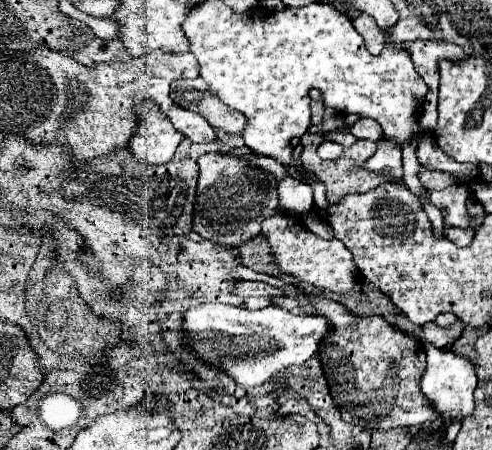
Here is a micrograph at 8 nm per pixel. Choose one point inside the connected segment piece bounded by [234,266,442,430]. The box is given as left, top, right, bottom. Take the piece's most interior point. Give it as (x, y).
(374, 372)

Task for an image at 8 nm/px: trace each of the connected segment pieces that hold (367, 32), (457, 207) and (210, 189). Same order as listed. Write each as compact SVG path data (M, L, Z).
M360 14L356 20L352 20L352 24L358 30L358 34L364 38L366 50L370 54L380 54L384 48L384 36L382 36L382 30L378 28L378 24L368 14Z
M456 182L450 188L444 188L440 192L430 192L430 202L440 208L444 214L444 222L458 228L474 228L474 222L470 220L466 212L466 198L470 196L468 186L464 182Z
M220 152L204 154L200 156L198 164L200 178L194 204L194 230L202 238L236 248L258 236L262 220L266 220L266 216L274 216L274 212L290 212L294 216L302 216L280 206L274 174L242 162L240 156Z

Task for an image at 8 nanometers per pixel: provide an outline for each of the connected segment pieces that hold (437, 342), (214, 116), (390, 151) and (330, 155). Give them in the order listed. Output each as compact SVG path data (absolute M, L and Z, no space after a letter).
M456 320L452 326L448 328L440 328L438 324L430 322L430 324L424 324L424 342L432 342L434 346L450 346L454 344L464 332L464 324L460 320Z
M206 92L200 100L194 102L194 110L198 114L202 114L212 124L212 128L216 128L216 130L242 132L246 126L246 118L240 112L226 108L226 104L222 104L218 100L218 96L214 96L210 92Z
M380 140L378 152L364 164L372 172L392 174L398 182L402 180L402 148L392 140Z
M324 140L320 146L318 146L318 156L324 158L324 160L334 160L342 154L342 146L336 144L336 142L330 142L330 140Z

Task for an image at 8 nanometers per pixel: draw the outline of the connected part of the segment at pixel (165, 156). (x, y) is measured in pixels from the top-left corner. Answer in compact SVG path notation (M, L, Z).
M142 100L136 106L136 130L130 146L140 162L166 164L174 156L180 140L182 134L170 124L170 118L160 112L154 100Z

